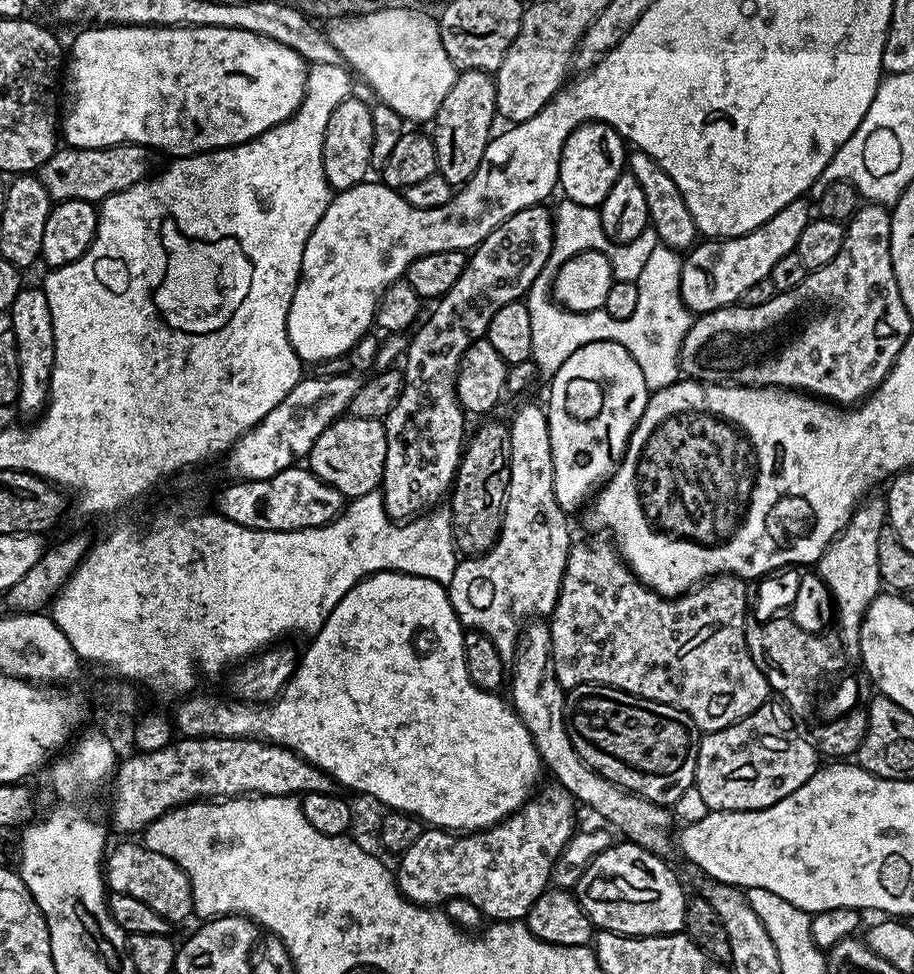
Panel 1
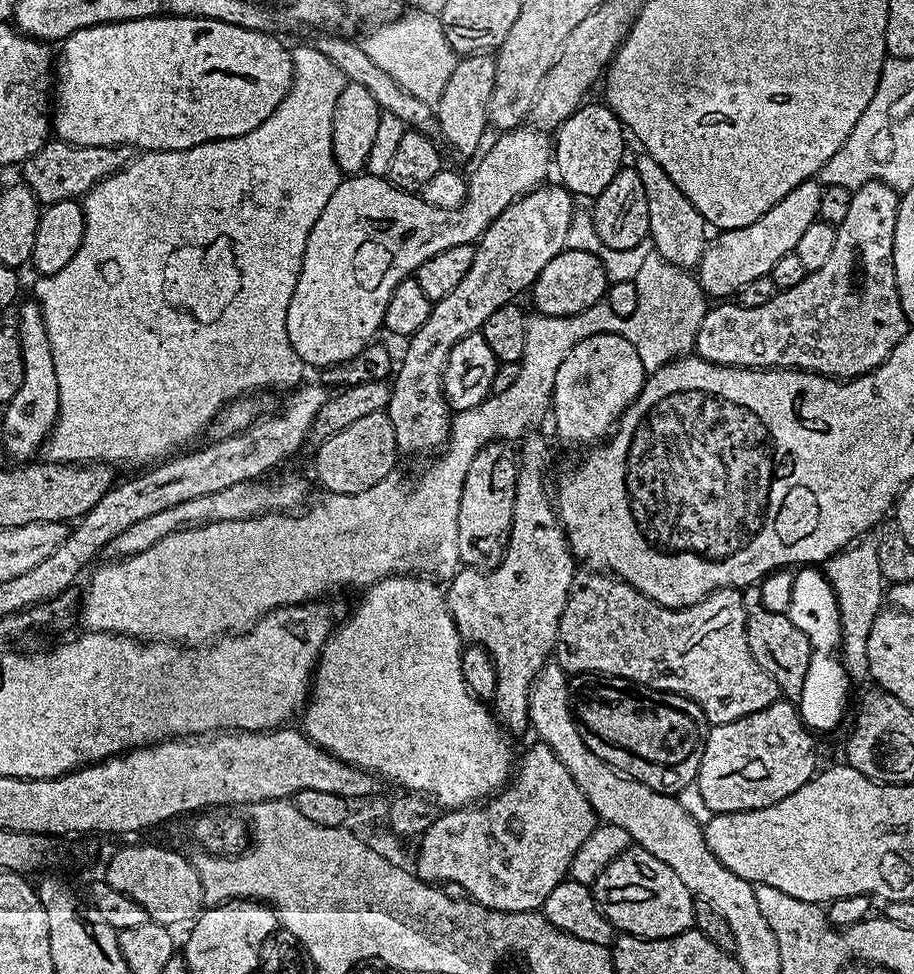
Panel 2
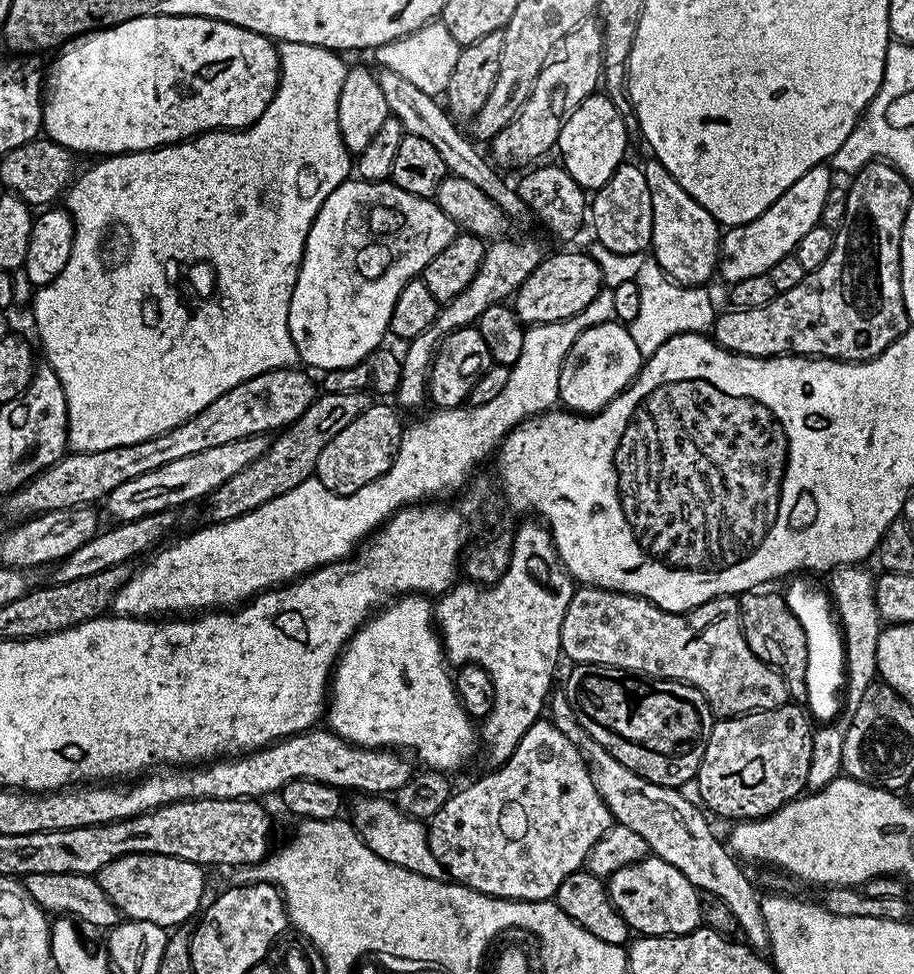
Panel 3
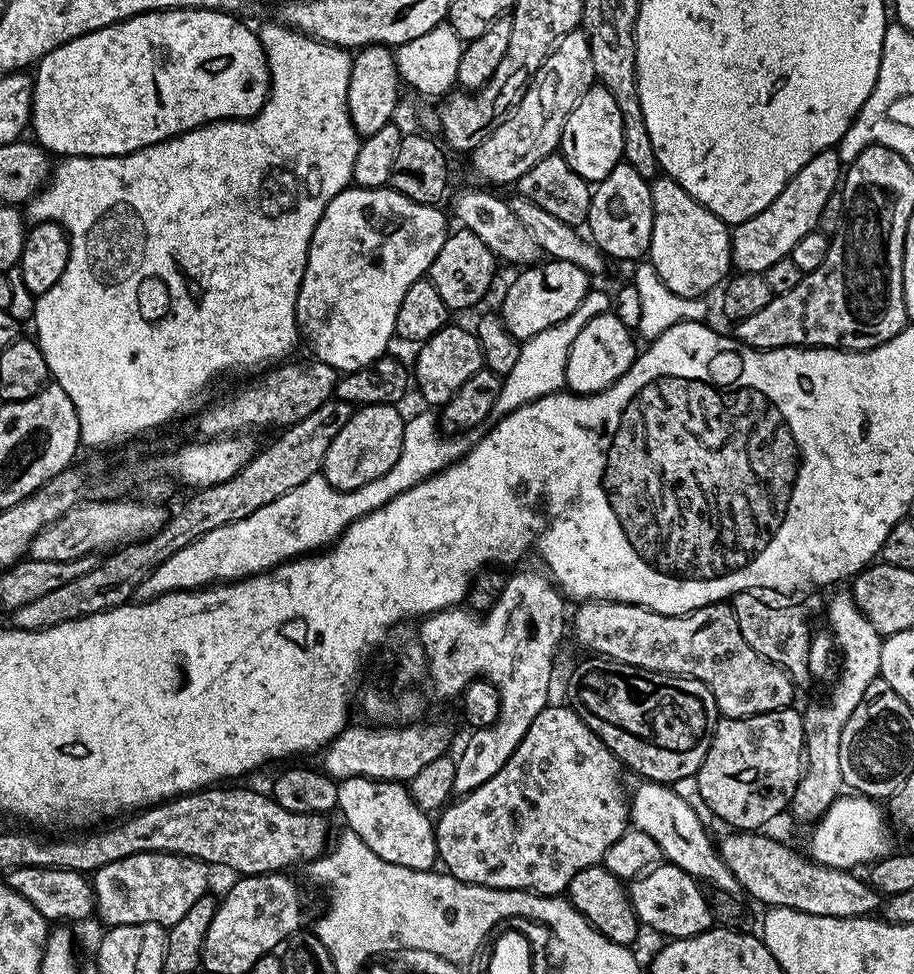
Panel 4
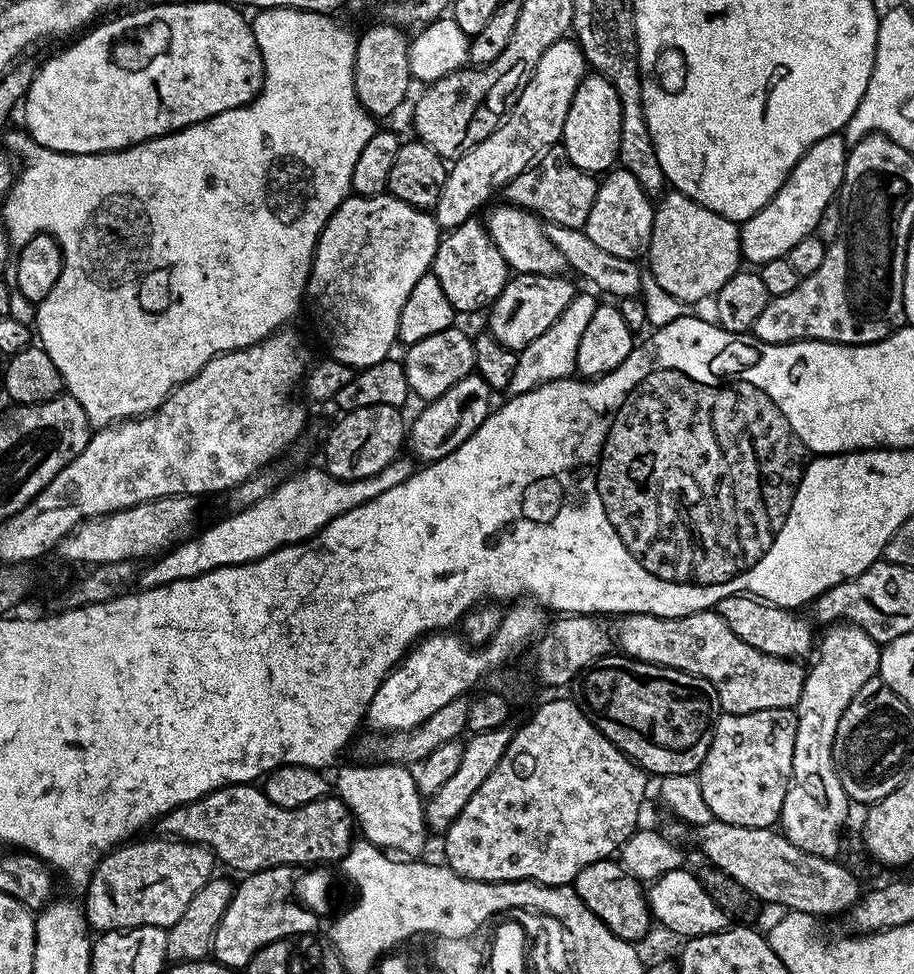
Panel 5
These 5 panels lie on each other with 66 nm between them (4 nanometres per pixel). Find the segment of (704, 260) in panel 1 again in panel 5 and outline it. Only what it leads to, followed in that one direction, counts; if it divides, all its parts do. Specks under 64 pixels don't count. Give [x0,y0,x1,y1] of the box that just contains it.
[739,134,849,266]

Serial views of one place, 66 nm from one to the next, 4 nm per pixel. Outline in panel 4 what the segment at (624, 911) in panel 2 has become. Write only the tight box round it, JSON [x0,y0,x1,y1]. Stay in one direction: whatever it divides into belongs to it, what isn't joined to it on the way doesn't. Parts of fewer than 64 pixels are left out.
[628,862,713,938]

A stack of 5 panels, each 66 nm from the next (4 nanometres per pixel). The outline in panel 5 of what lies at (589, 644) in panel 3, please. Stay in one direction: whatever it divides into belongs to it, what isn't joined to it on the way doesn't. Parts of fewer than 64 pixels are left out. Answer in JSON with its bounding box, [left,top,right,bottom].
[614,612,806,715]

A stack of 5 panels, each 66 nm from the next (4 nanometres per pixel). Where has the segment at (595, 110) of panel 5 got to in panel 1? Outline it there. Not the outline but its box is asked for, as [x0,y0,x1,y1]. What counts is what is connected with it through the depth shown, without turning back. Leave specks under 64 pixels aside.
[558,122,626,209]

